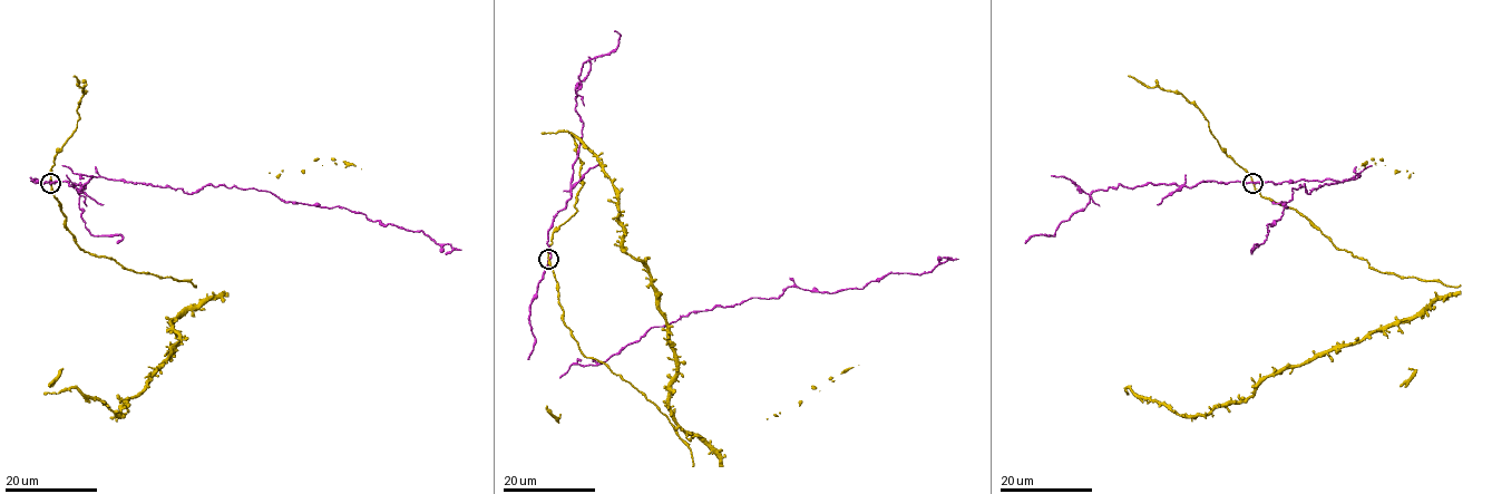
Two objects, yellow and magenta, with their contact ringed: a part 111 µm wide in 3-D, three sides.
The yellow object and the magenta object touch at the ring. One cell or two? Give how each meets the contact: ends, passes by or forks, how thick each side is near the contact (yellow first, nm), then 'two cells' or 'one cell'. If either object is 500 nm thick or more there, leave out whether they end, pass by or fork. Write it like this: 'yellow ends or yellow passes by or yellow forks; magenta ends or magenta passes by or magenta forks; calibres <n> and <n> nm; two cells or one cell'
yellow passes by; magenta passes by; calibres 220 and 280 nm; two cells

